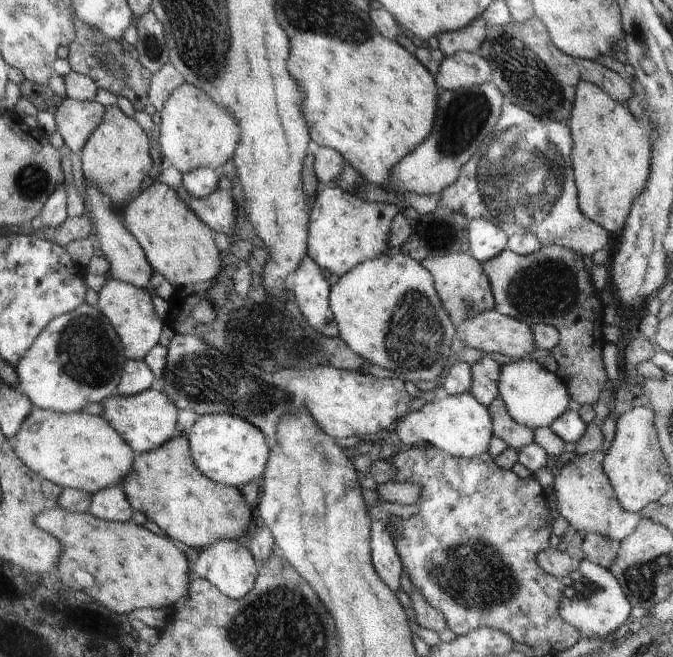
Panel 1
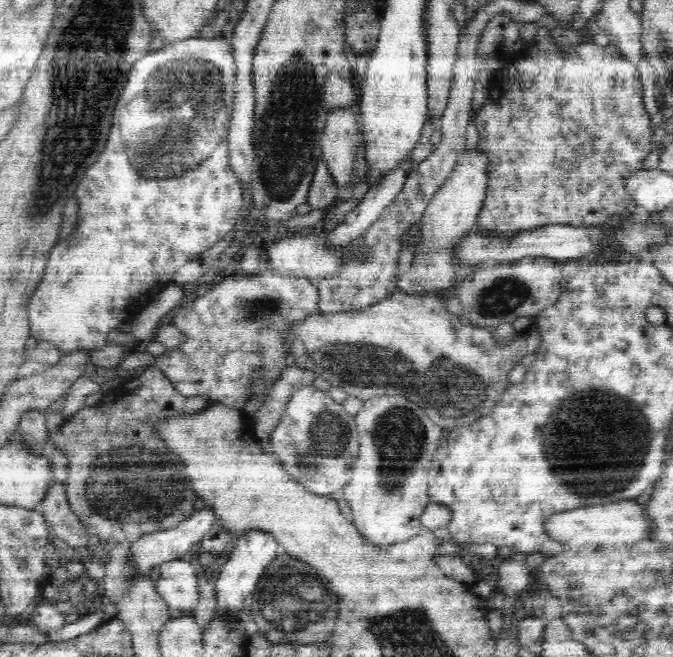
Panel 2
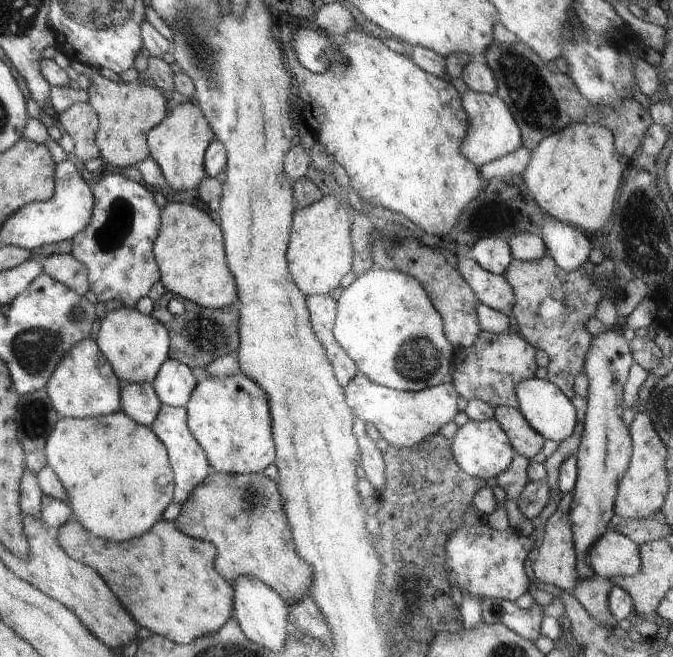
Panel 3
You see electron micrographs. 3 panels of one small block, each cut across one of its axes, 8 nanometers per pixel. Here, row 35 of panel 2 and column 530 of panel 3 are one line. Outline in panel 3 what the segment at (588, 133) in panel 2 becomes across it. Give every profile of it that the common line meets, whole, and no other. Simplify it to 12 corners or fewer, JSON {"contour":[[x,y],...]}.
{"contour":[[464,524],[447,572],[462,592],[515,602],[534,546],[512,528]]}

